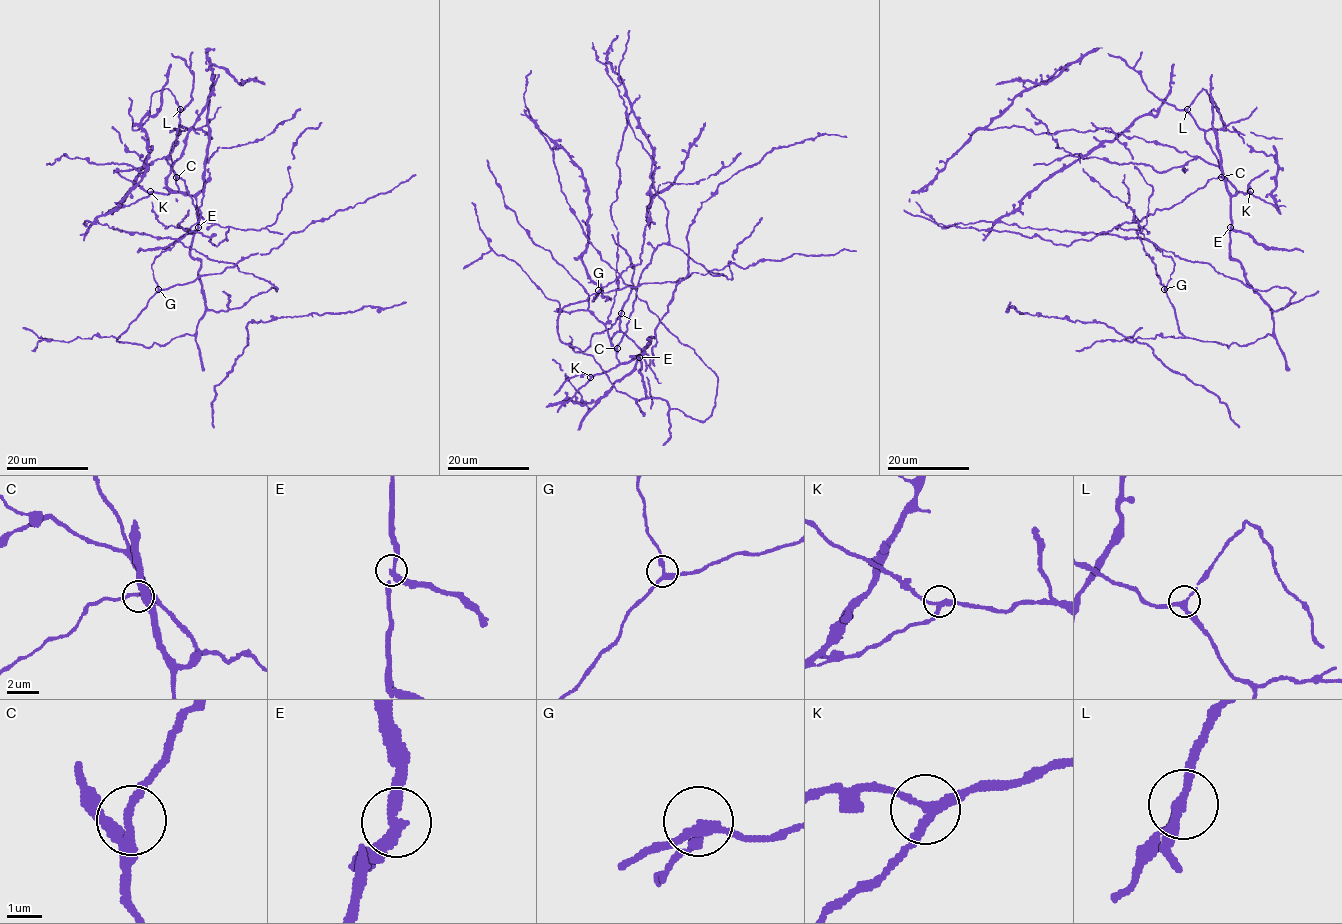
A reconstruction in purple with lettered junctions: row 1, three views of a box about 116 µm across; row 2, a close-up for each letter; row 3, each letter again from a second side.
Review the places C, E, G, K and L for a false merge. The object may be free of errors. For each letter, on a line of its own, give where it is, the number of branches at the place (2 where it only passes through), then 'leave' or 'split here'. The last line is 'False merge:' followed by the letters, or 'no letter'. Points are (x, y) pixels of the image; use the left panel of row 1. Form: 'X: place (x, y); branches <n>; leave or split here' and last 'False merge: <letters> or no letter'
C: place (176, 177); branches 3; leave
E: place (198, 227); branches 3; split here
G: place (158, 289); branches 3; leave
K: place (150, 191); branches 3; leave
L: place (180, 109); branches 3; leave
False merge: E

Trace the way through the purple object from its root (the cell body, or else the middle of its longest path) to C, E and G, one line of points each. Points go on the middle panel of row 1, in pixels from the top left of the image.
C: (676, 409), (645, 394), (641, 363), (630, 356), (638, 357), (619, 362), (617, 348)
E: (676, 409), (665, 400), (650, 398), (645, 394), (639, 371), (641, 363), (630, 356), (638, 357)
G: (676, 409), (660, 398), (635, 400), (618, 391), (591, 355), (560, 339), (559, 312), (598, 291)

